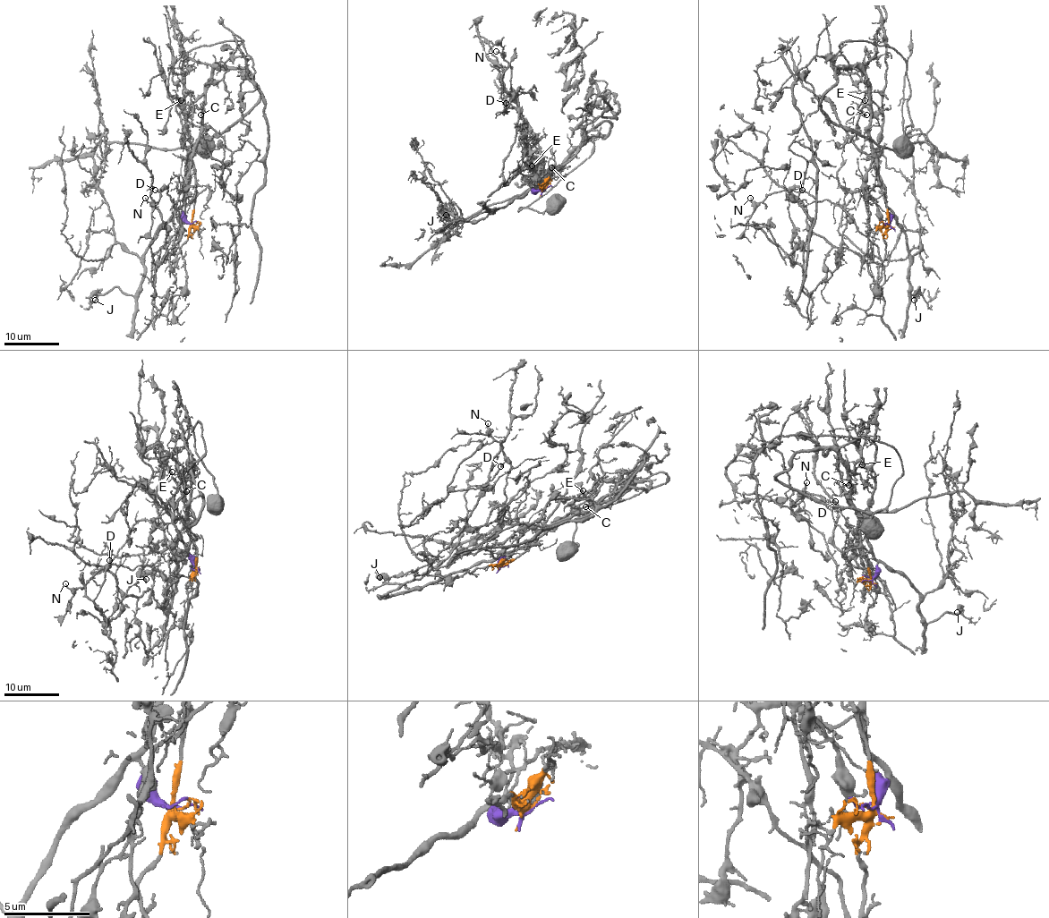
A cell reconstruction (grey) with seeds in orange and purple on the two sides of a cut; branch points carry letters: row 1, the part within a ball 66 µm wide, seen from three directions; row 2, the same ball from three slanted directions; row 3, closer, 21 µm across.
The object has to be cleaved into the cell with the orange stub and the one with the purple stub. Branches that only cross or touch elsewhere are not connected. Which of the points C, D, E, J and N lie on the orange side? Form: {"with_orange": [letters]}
{"with_orange": ["C", "E"]}

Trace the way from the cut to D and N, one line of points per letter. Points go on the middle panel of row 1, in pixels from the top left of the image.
D: (541, 189), (529, 189), (496, 209), (485, 207), (490, 196), (530, 157), (518, 99), (513, 95), (506, 103)
N: (541, 189), (529, 189), (496, 209), (485, 207), (530, 149), (508, 62), (496, 51)

